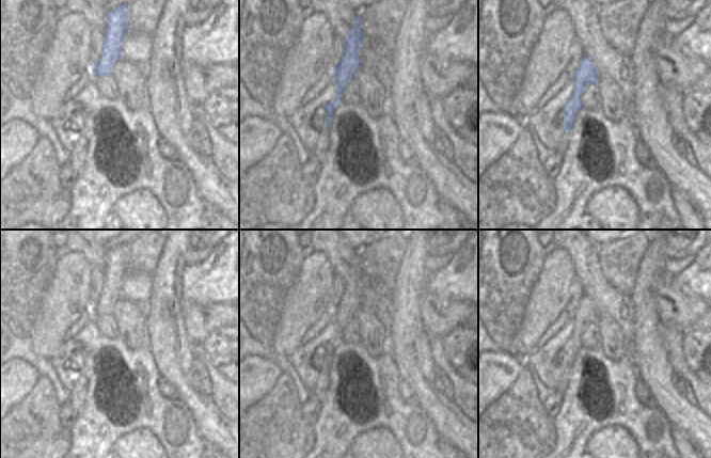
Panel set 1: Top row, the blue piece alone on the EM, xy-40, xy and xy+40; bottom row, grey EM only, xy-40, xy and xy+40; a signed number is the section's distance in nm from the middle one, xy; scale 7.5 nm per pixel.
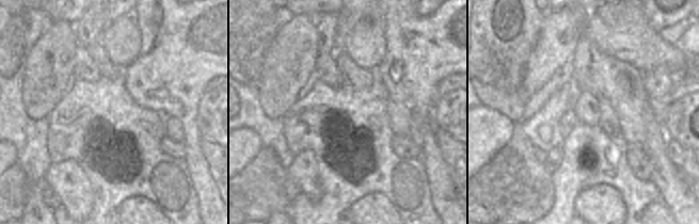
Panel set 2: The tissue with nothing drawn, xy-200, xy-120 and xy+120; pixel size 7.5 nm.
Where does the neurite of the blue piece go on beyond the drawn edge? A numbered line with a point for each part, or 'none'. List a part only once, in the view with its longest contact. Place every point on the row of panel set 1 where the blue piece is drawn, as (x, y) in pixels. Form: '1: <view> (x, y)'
1: xy+40 (563, 145)

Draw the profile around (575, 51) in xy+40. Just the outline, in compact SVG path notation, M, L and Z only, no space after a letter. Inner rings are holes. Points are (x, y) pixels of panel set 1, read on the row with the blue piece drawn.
M575 38L570 48L570 61L566 70L572 75L579 67L579 63L582 59L583 48L581 46L581 42L578 38Z

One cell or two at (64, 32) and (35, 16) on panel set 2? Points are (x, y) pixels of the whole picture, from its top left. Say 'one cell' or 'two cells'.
two cells

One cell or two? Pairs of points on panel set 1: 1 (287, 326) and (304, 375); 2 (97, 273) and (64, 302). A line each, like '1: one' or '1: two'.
1: two
2: two

